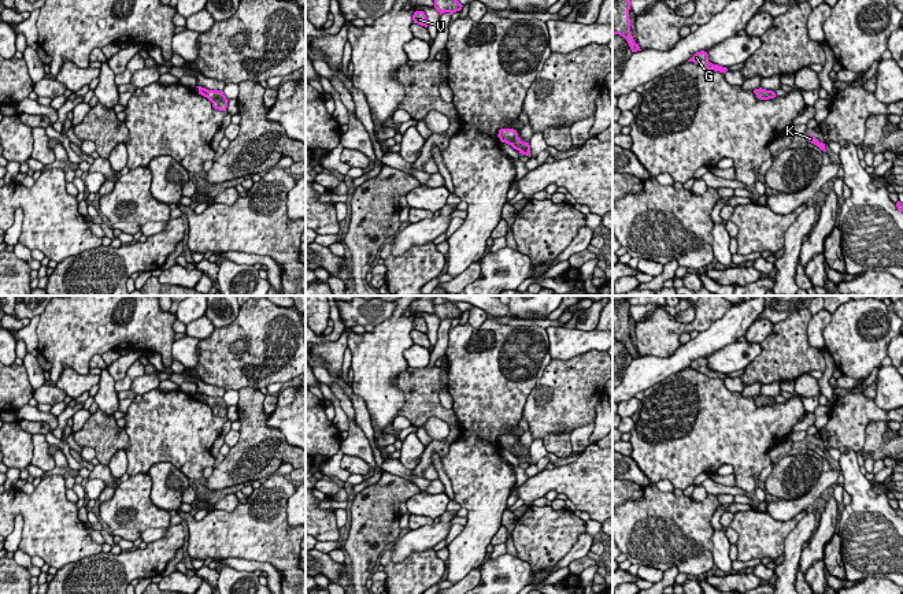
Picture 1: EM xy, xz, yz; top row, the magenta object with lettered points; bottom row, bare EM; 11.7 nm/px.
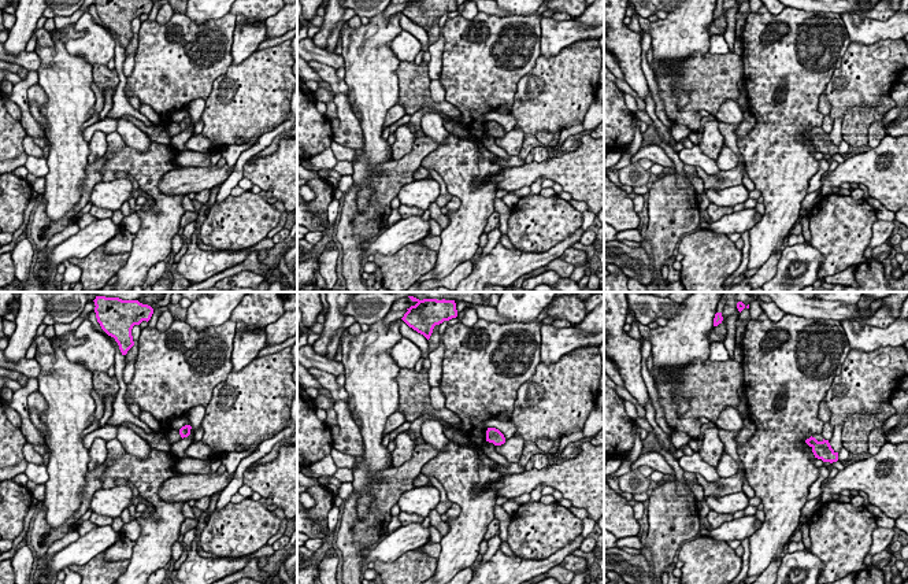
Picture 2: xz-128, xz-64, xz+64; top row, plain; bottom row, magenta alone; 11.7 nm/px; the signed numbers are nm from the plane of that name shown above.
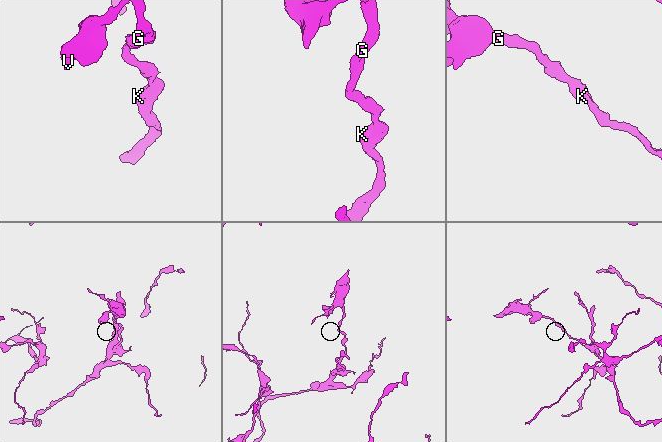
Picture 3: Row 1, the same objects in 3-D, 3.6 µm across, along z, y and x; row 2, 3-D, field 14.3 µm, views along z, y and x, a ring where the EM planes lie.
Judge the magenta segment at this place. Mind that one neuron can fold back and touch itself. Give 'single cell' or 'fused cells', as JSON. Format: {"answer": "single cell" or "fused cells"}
{"answer": "fused cells"}

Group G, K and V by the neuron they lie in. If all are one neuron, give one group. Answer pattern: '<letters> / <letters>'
G V / K

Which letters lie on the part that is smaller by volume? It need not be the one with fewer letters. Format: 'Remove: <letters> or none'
Remove: G, V

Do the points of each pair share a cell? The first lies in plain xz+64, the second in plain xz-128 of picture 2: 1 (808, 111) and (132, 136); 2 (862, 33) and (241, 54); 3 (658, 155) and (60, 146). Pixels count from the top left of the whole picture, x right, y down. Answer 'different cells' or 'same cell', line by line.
1: different cells
2: same cell
3: different cells

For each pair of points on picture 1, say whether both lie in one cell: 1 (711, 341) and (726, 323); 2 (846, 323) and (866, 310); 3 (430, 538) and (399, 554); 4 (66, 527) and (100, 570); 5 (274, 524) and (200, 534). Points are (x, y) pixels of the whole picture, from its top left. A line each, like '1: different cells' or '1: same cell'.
1: same cell
2: same cell
3: same cell
4: different cells
5: same cell

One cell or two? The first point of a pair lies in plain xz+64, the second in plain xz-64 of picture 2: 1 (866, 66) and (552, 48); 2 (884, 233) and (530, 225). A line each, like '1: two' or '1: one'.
1: two
2: two

